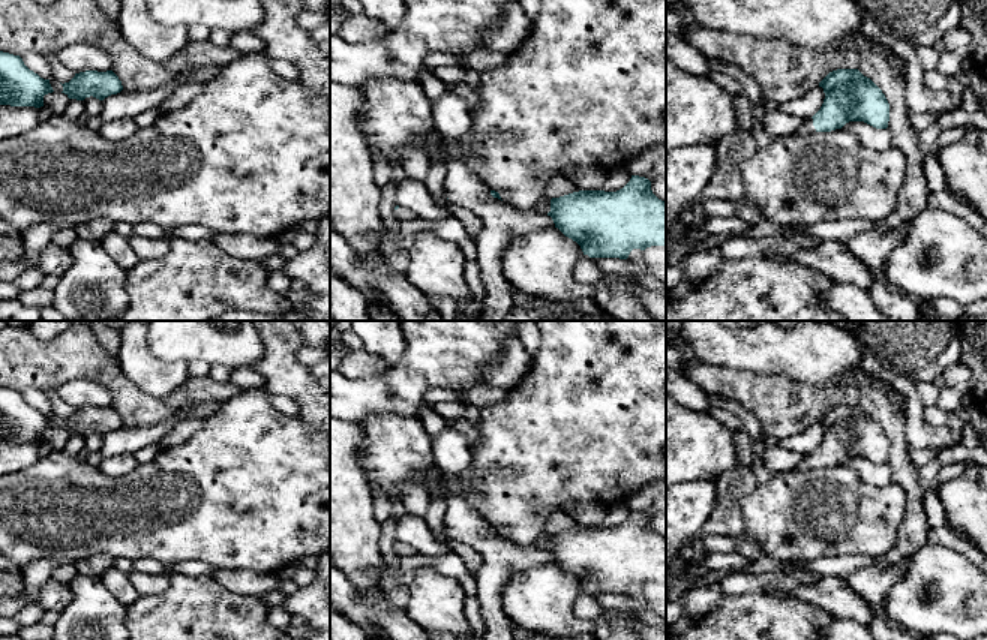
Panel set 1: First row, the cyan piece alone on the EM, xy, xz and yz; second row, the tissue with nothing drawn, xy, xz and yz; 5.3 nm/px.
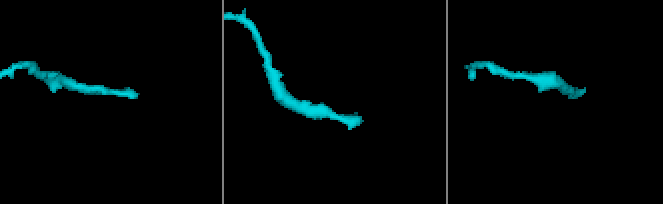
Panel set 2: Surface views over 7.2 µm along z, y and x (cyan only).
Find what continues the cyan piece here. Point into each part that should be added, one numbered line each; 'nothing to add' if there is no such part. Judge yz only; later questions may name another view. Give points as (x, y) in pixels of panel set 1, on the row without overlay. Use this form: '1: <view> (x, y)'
1: yz (807, 463)

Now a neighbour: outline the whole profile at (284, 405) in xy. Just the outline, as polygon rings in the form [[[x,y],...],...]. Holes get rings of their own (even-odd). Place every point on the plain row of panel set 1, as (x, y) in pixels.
[[[270,396],[270,402],[285,417],[298,417],[300,415],[300,408],[290,397]]]

